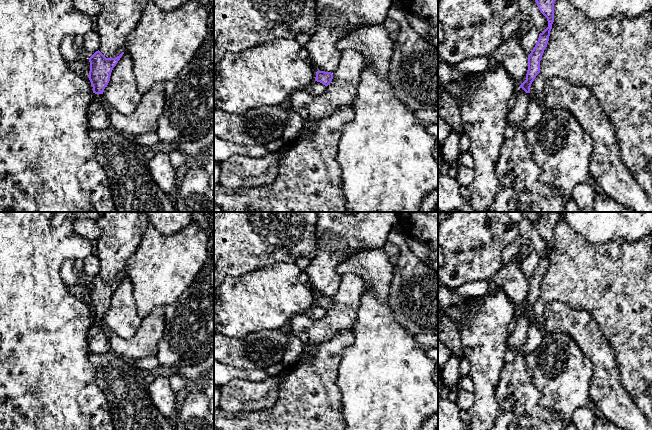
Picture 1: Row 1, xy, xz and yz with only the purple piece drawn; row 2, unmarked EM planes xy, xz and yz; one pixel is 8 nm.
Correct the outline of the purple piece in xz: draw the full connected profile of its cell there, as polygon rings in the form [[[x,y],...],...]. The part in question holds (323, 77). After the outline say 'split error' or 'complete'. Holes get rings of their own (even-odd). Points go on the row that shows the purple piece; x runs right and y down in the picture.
[[[317,71],[315,81],[328,86],[333,79],[333,74],[331,72]]] | complete

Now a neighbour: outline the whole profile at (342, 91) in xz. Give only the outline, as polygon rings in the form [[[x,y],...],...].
[[[347,50],[342,53],[337,69],[332,72],[333,79],[324,93],[311,95],[307,90],[293,93],[288,105],[303,119],[303,128],[294,141],[309,138],[312,124],[327,117],[334,109],[354,105],[357,87],[365,66],[362,53]]]

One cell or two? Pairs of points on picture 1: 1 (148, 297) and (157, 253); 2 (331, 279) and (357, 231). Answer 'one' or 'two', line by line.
1: one
2: one

